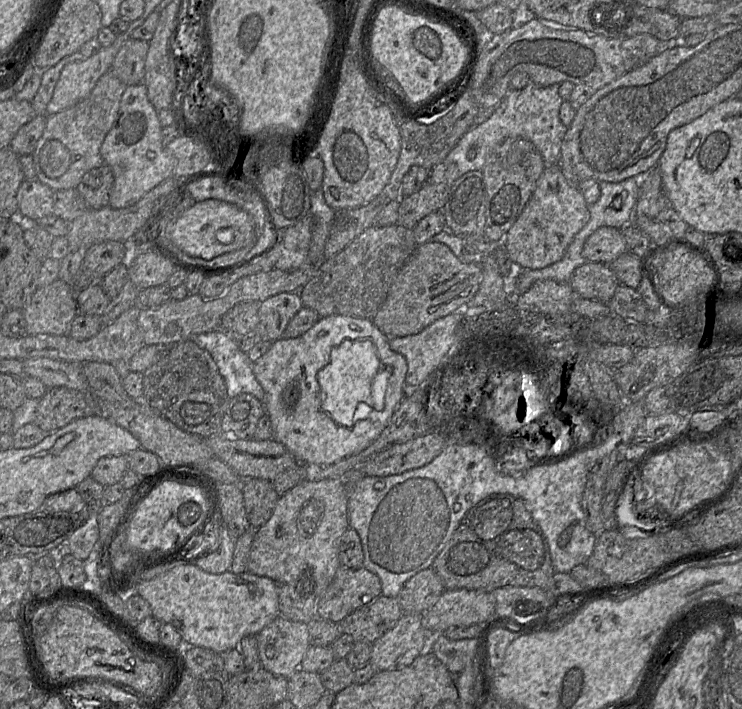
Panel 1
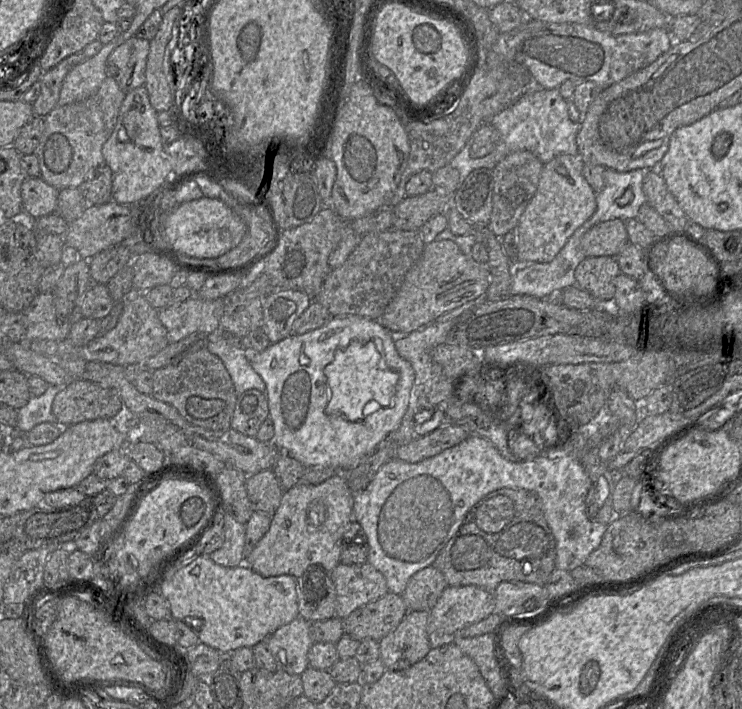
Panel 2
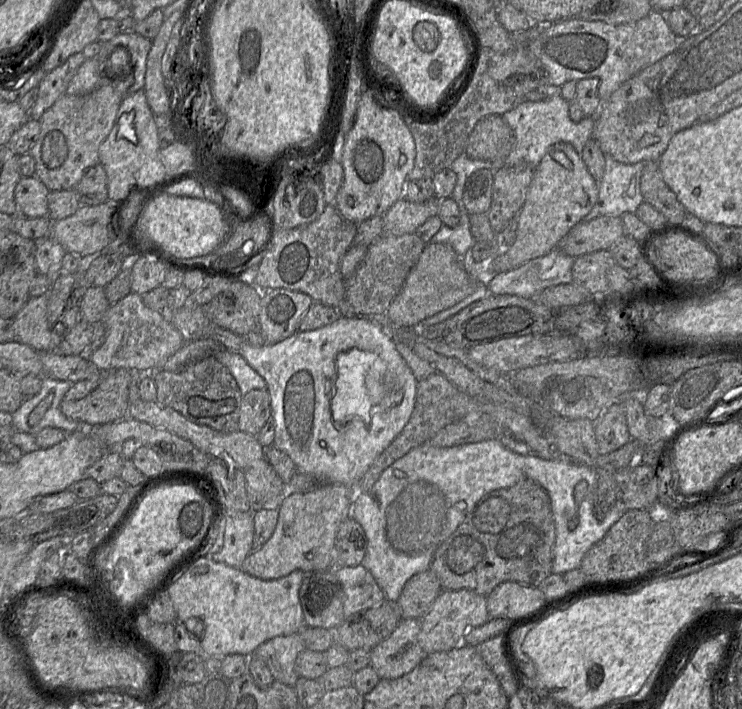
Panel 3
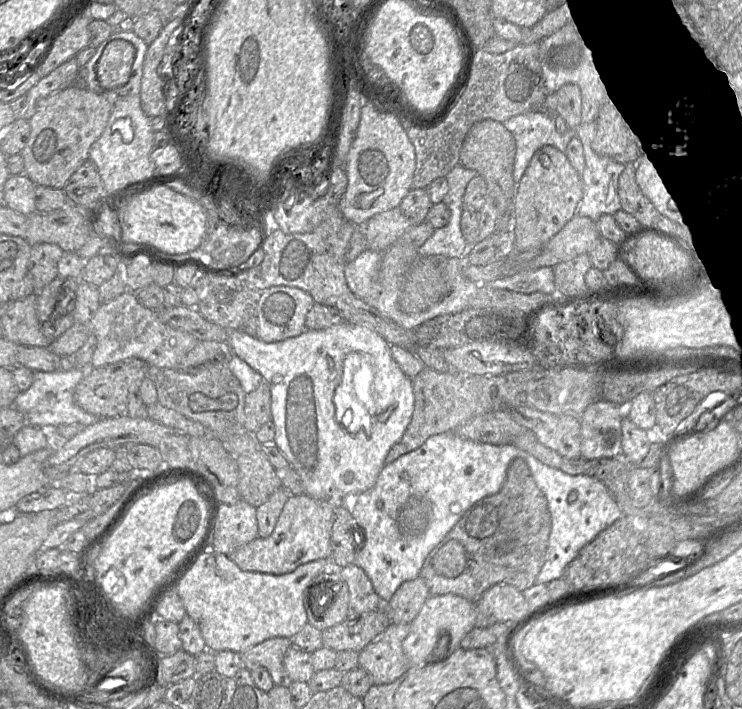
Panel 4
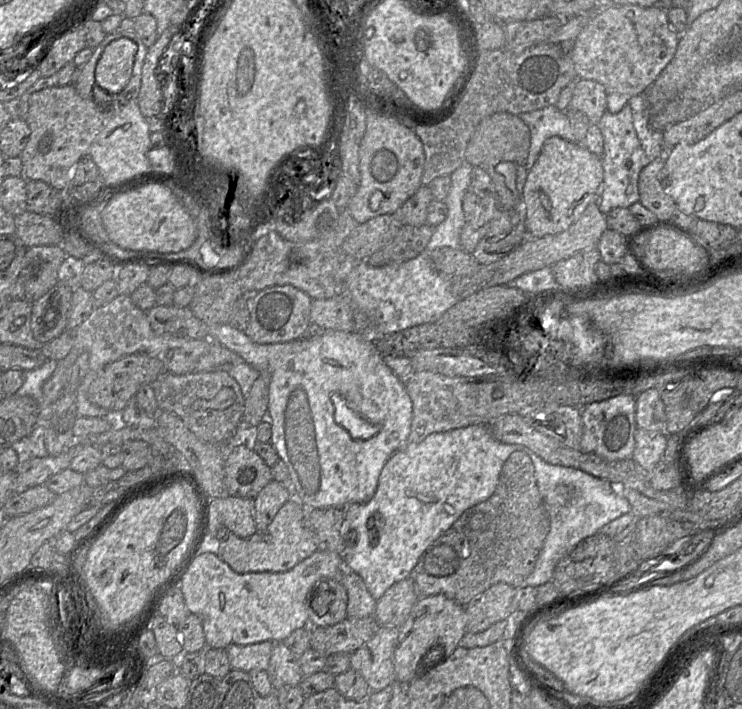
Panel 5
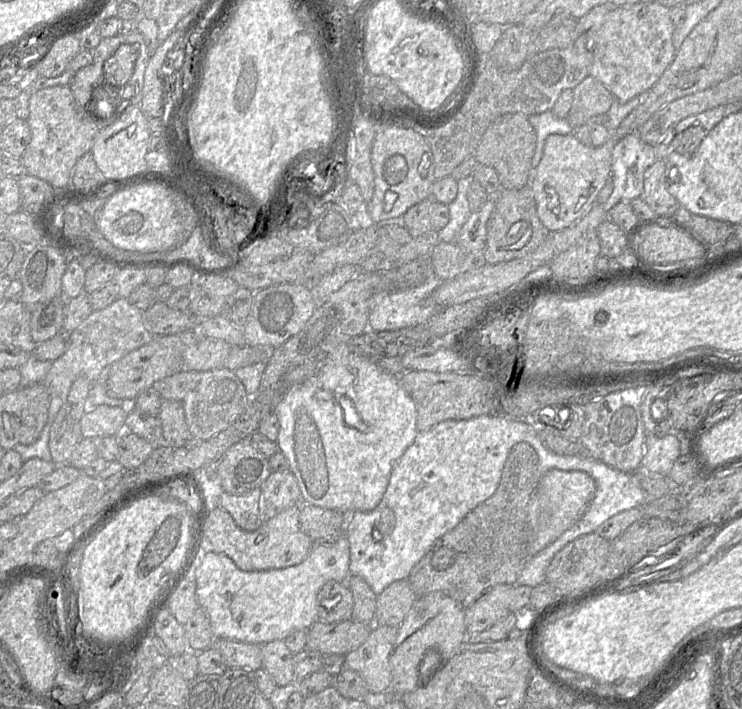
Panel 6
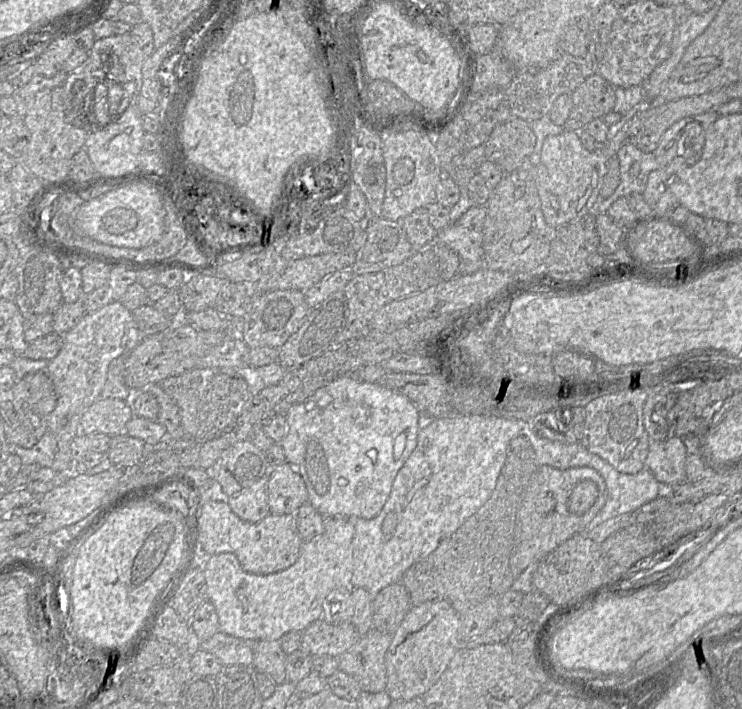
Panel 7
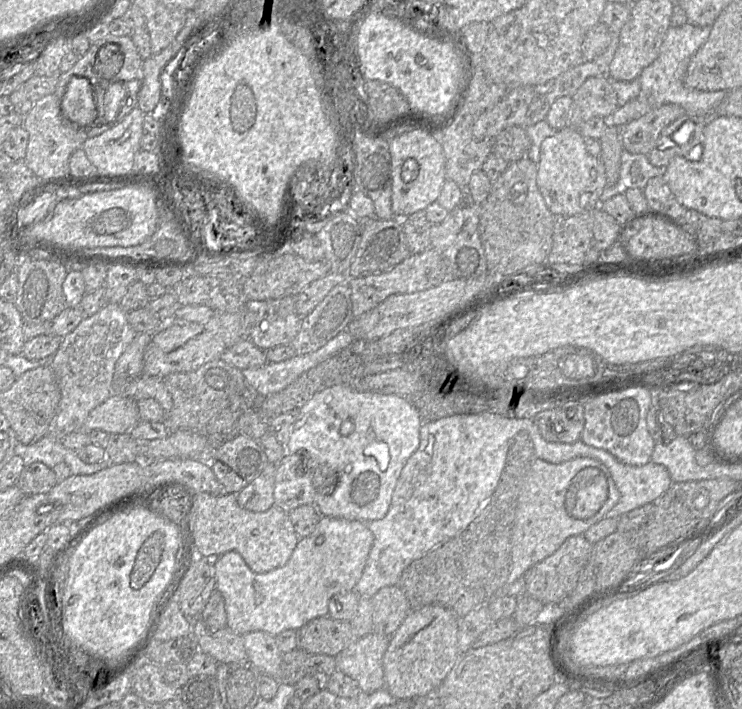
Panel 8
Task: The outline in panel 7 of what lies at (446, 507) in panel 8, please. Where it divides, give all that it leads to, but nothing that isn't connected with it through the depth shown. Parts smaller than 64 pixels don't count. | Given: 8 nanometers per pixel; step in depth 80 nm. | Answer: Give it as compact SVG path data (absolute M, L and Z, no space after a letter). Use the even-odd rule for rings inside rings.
M489 415L423 418L423 424L417 435L417 445L398 471L391 493L381 512L372 519L352 519L355 527L352 541L354 571L350 588L363 588L369 594L377 595L387 586L401 583L402 577L410 567L426 558L489 500L503 469L508 445L514 437L520 435L530 441L538 467L543 465L557 469L590 467L602 476L607 489L606 502L587 525L587 529L593 529L618 515L632 513L642 505L656 499L663 492L662 485L648 469L644 468L635 474L619 472L601 457L589 452L580 442L561 443L540 437L531 428L529 421Z

